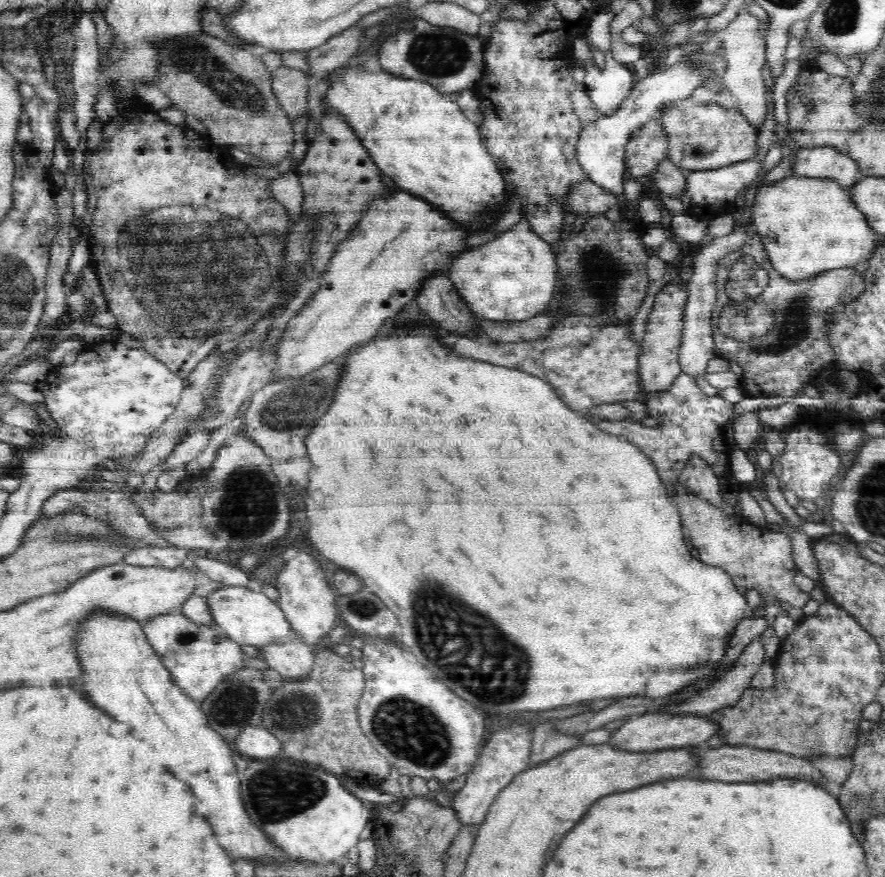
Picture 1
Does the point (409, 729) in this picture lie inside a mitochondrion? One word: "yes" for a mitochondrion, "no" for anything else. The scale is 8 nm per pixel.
yes

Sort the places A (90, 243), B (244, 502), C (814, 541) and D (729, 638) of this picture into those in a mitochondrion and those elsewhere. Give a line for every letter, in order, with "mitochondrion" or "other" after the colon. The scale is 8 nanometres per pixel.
A: other
B: mitochondrion
C: other
D: other

